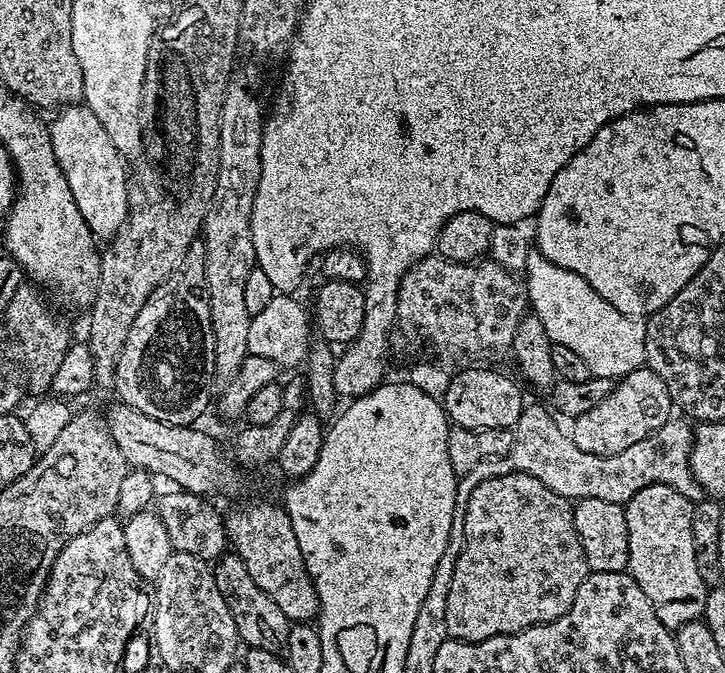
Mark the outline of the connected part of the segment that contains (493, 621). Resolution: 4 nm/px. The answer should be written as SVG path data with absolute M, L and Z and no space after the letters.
M507 472L501 476L490 478L478 486L474 486L474 490L466 502L464 542L460 546L460 553L450 578L450 590L446 598L446 630L451 639L465 640L466 642L482 642L486 638L505 636L511 632L521 632L535 624L545 624L551 620L557 620L562 618L562 614L566 614L566 610L570 610L570 606L574 602L574 594L578 594L578 586L582 586L584 577L590 571L584 557L584 551L580 545L580 539L574 530L573 507L573 501L568 500L564 496L554 494L554 490L550 490L542 482L538 482L538 478L534 478L525 472Z

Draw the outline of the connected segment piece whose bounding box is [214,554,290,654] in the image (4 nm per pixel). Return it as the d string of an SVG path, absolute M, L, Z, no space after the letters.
M224 554L215 561L214 571L216 573L216 585L226 598L226 606L230 606L230 614L234 618L237 637L241 641L245 640L248 648L266 650L273 654L279 653L283 649L290 621L282 610L278 610L275 602L270 602L270 598L254 582L254 578L248 576L246 566L235 554Z

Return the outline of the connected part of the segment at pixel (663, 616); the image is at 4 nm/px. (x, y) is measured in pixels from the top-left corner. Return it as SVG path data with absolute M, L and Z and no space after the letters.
M665 484L646 486L623 505L630 542L626 571L642 586L642 594L650 598L658 622L673 630L703 617L709 589L694 562L694 534L690 534L692 506L693 501Z

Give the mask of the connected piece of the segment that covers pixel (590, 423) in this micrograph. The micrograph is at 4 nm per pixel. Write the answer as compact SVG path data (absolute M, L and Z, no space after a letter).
M645 366L620 377L606 398L586 410L586 414L575 417L571 421L570 435L578 450L586 450L586 454L622 454L622 450L634 446L634 442L642 442L646 434L658 430L658 426L665 424L673 412L674 402L666 390L666 382Z

